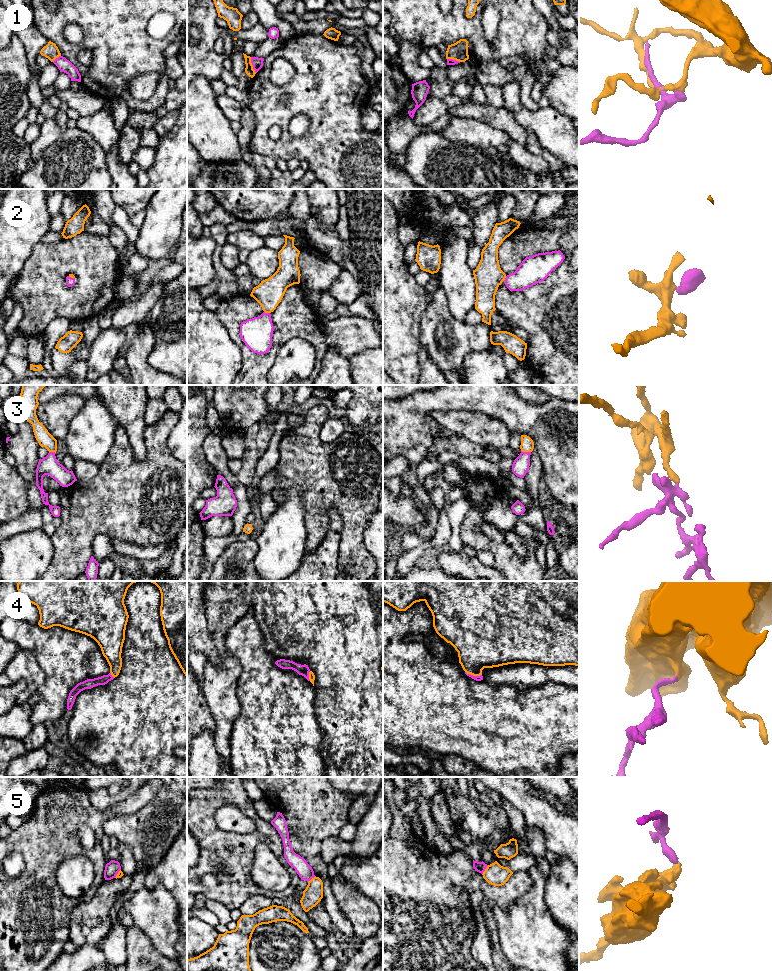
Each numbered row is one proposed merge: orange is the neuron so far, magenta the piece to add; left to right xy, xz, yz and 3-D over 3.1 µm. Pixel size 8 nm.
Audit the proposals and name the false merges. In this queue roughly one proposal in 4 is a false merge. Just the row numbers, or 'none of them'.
5

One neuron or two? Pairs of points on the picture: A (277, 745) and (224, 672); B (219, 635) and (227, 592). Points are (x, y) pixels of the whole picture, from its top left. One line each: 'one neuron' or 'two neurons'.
A: two neurons
B: one neuron

